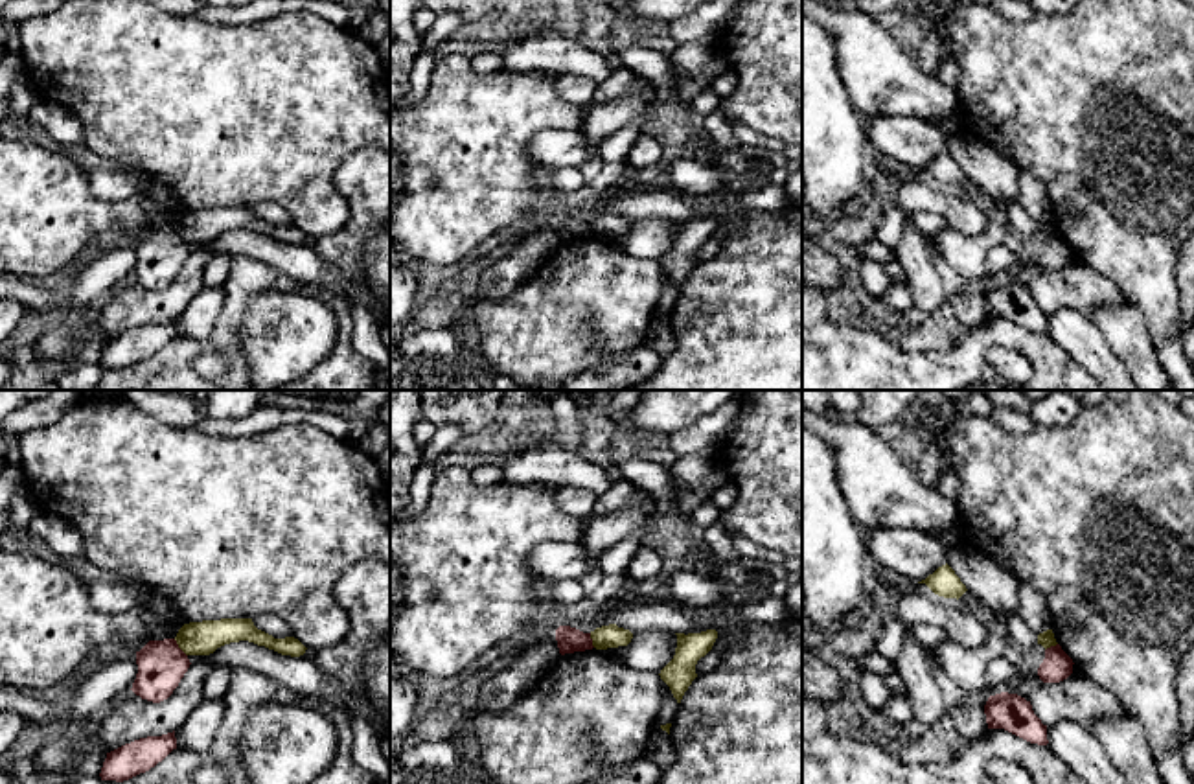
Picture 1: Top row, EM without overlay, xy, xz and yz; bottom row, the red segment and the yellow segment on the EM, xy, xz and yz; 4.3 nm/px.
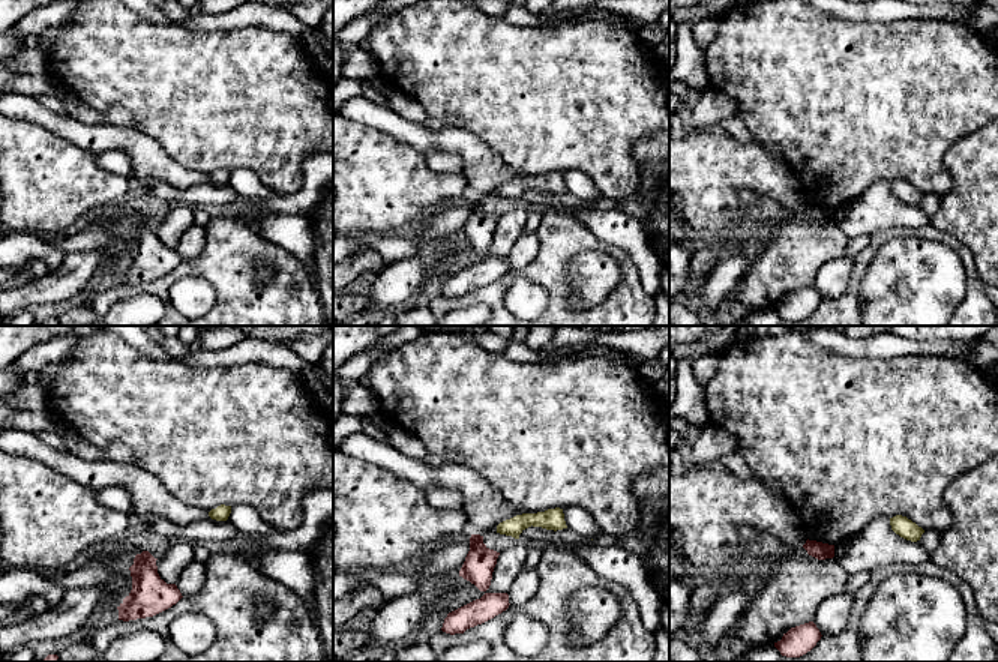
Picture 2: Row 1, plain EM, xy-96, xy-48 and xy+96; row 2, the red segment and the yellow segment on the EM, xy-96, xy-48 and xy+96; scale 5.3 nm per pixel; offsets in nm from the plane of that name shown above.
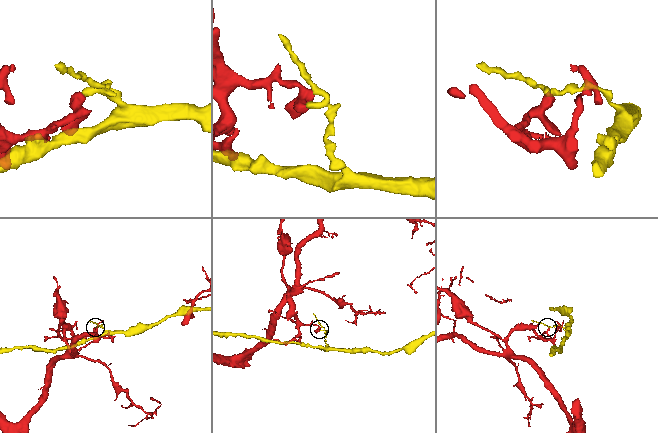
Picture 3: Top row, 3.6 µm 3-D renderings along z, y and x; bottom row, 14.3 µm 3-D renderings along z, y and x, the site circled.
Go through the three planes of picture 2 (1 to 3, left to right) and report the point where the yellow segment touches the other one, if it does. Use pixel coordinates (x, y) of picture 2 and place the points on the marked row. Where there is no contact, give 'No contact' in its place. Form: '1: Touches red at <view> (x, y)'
1: No contact
2: No contact
3: No contact

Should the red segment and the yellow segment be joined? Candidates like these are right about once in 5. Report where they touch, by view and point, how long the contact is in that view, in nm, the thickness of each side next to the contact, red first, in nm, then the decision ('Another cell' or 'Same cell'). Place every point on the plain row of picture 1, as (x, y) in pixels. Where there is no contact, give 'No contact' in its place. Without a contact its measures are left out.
Touches red at xy (179, 236). Shared border 100 nm. Thickness 200 nm (red) against 150 nm. Another cell

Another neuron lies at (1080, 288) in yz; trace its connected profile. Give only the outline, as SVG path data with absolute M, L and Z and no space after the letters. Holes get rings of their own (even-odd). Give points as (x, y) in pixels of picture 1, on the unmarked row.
M1021 259L1005 280L1025 285L1047 315L1074 309L1089 317L1098 307L1117 307L1124 302L1113 282L1080 259L1060 271L1043 271L1038 259Z

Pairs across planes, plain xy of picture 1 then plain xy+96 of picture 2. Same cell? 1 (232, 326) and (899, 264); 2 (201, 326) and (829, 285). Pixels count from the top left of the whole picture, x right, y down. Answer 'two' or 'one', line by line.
1: two
2: one

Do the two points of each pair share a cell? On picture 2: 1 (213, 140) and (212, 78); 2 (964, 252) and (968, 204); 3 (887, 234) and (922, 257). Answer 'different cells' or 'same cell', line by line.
1: same cell
2: different cells
3: different cells

